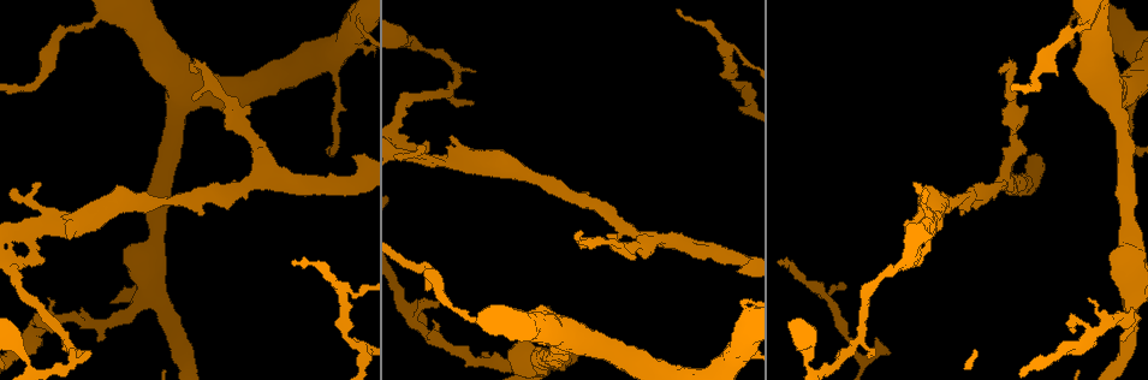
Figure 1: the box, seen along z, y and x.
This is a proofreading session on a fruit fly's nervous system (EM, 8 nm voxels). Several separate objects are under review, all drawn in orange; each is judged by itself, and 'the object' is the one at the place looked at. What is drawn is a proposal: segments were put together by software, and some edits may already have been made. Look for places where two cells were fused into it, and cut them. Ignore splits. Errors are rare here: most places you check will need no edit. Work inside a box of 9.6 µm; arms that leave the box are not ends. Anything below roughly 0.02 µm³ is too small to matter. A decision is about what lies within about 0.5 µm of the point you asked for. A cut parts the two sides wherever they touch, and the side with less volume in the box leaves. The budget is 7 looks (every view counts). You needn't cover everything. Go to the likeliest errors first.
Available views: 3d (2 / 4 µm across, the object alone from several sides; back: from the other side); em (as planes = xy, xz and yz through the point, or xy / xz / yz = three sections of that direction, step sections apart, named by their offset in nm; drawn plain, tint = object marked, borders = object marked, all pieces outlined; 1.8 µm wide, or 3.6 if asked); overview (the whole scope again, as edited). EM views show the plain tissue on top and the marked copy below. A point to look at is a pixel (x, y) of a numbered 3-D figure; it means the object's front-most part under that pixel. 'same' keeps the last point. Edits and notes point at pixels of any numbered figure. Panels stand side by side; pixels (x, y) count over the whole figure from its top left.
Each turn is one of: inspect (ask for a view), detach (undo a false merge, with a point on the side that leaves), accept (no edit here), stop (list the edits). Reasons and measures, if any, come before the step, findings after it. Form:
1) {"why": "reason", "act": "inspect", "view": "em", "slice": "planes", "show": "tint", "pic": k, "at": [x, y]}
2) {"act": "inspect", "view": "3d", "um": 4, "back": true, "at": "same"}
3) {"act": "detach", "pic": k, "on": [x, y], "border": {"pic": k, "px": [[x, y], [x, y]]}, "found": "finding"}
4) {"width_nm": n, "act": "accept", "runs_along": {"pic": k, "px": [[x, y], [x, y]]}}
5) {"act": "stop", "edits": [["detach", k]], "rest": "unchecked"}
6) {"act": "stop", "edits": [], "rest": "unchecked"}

{"why": "touches itself", "act": "inspect", "view": "3d", "um": 2, "pic": 1, "at": [414, 145]}

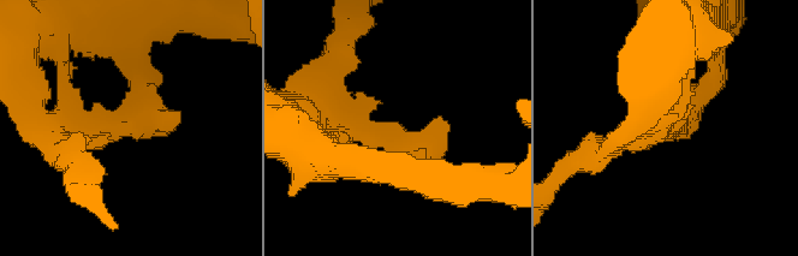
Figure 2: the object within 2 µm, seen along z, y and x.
{"act": "inspect", "view": "em", "slice": "planes", "show": "tint", "pic": 2, "at": [414, 144]}

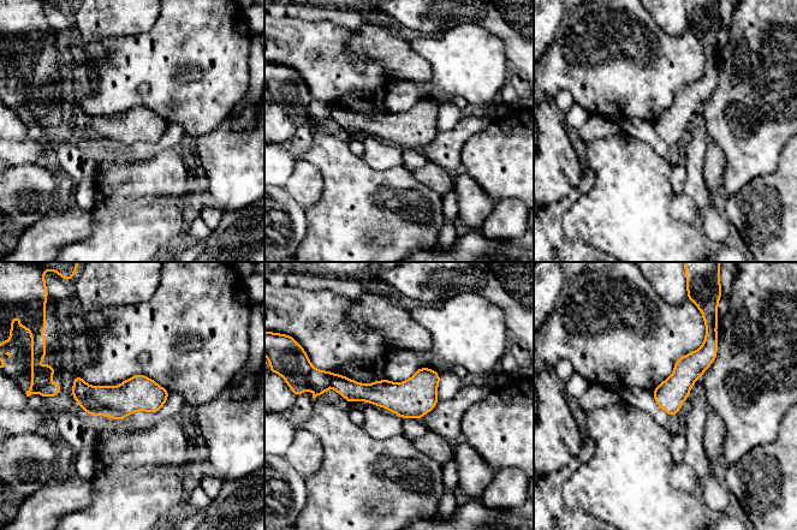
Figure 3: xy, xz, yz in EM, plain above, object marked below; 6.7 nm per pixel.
{"width_nm": 200, "act": "accept", "runs_along": {"pic": 3, "px": [[436, 377], [416, 392], [328, 383]]}, "found": "all the same cell"}

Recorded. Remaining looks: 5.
{"why": "branch point", "act": "inspect", "view": "3d", "um": 2, "pic": 1, "at": [817, 288]}

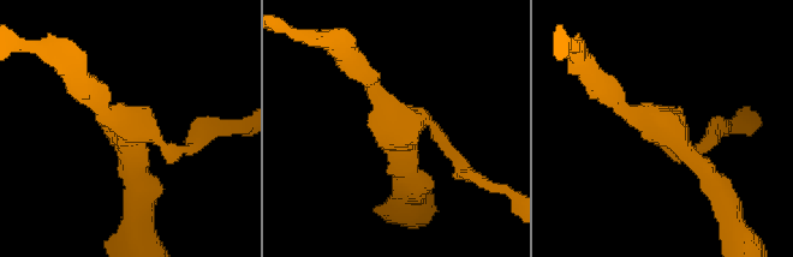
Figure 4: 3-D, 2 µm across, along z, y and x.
{"act": "inspect", "view": "em", "slice": "planes", "show": "tint", "pic": 4, "at": [135, 126]}

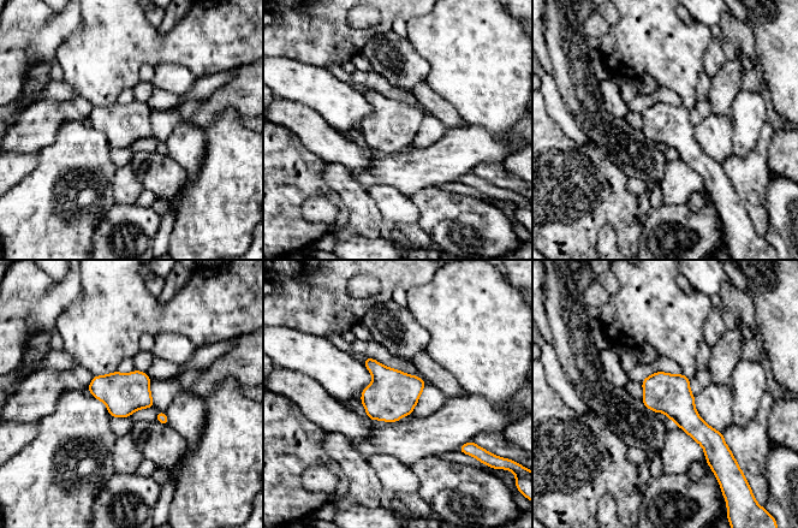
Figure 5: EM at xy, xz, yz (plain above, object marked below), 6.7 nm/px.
{"arms": 3, "act": "accept", "found": "one cell here"}

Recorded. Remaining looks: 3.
{"why": "thin neck", "act": "inspect", "view": "3d", "um": 4, "back": true, "pic": 1, "at": [860, 358]}

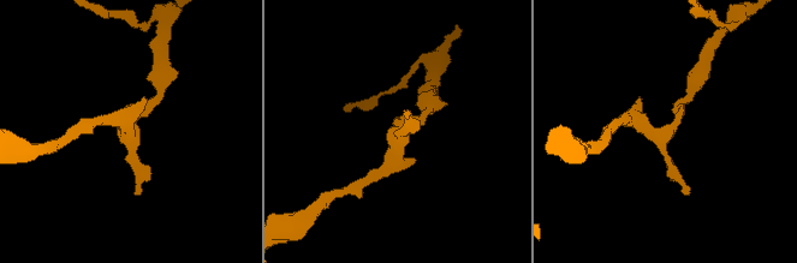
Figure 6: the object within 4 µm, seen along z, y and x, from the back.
{"why": "need the tissue", "act": "inspect", "view": "em", "slice": "xy", "step": 16, "show": "tint", "pic": 6, "at": [398, 137]}

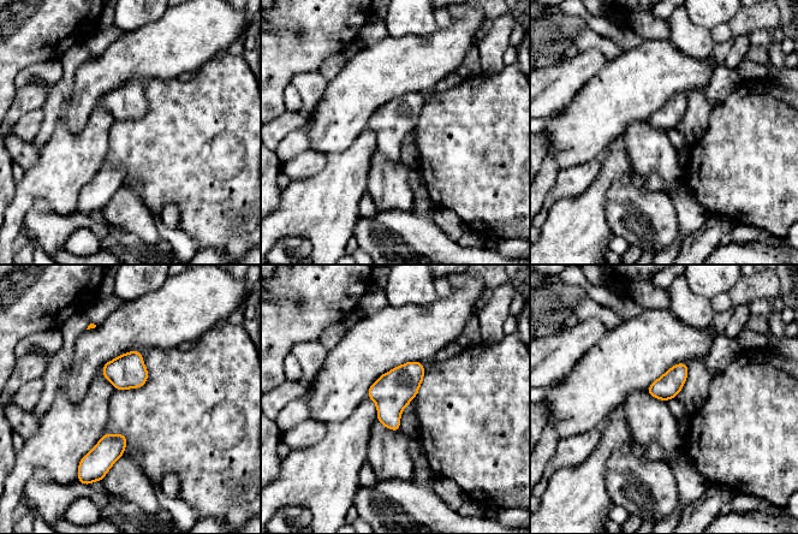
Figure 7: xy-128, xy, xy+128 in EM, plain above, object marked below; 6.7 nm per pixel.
{"act": "accept", "found": "one cell here"}

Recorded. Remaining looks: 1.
{"act": "stop", "edits": [], "rest": "unchecked"}

